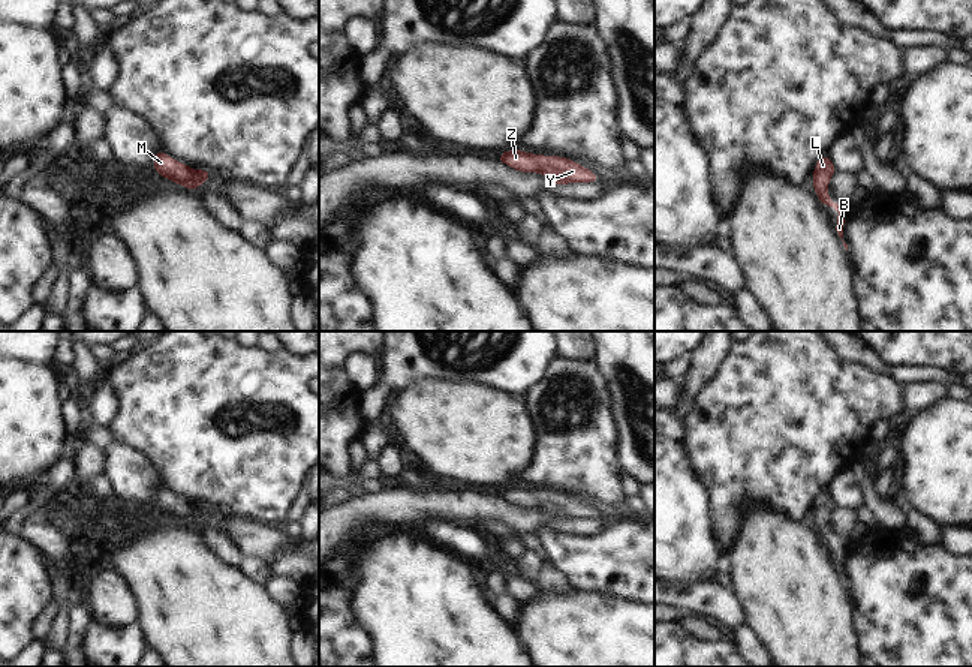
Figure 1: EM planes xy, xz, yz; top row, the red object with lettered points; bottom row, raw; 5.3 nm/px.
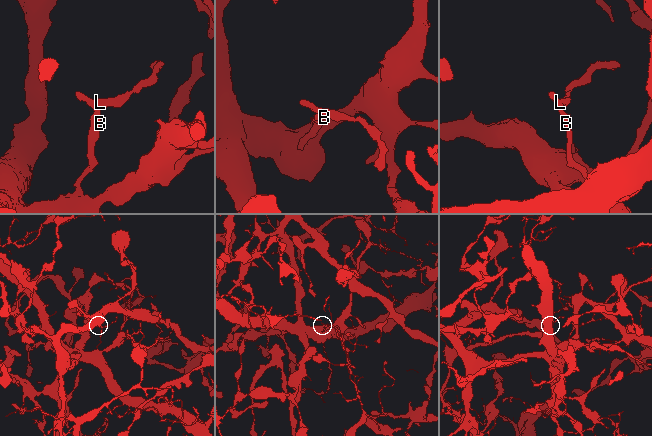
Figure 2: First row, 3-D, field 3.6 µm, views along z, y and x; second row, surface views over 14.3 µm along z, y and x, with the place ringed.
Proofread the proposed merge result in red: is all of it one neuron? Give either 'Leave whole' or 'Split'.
Leave whole.

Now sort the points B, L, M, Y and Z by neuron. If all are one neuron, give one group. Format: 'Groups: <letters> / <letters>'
Groups: B L M Y Z

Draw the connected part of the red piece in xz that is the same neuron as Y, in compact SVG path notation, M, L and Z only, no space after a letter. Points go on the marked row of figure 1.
M505 150L497 154L499 162L509 168L527 174L535 172L551 178L551 186L571 183L599 183L599 175L580 162L563 156L547 156L539 153L526 153L523 150Z

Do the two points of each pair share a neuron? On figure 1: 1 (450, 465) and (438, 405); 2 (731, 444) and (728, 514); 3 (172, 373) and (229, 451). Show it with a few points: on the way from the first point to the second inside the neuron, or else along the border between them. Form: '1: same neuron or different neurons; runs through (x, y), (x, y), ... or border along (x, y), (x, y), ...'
1: same neuron; runs through (450, 450), (450, 427), (442, 420)
2: same neuron; runs through (731, 462), (730, 496)
3: same neuron; runs through (187, 393), (208, 415), (211, 426), (217, 432)

